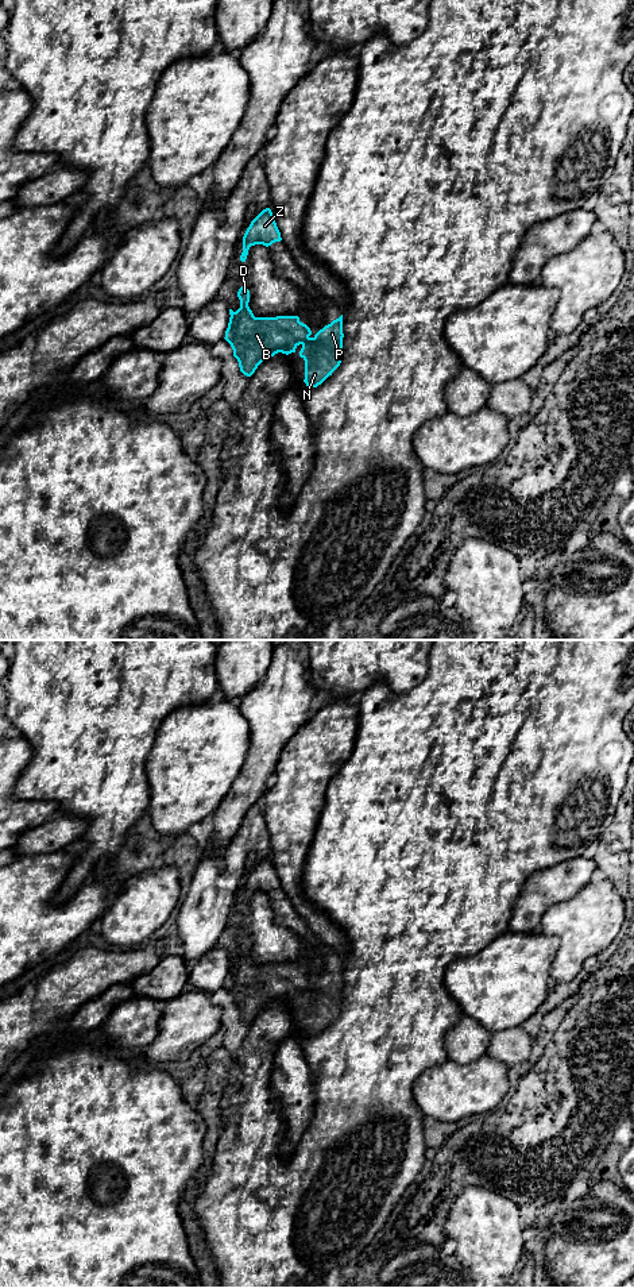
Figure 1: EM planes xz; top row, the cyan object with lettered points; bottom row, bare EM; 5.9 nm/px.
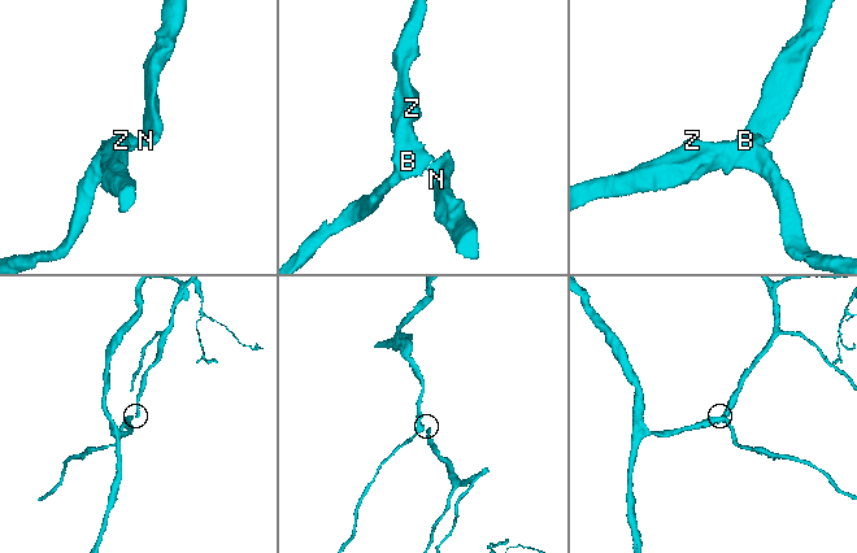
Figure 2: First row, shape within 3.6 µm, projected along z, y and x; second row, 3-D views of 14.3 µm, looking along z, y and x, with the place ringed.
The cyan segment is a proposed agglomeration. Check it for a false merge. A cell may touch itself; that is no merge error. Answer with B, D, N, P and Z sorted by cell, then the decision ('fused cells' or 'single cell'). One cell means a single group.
B D N P Z | single cell

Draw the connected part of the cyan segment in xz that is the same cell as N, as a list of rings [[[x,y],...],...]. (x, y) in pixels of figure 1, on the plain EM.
[[[246,934],[239,937],[237,945],[240,956],[236,960],[229,957],[231,965],[224,987],[231,992],[244,1023],[251,1025],[264,1007],[278,1000],[286,1003],[295,1000],[299,992],[302,994],[299,1004],[305,1009],[304,1030],[308,1036],[317,1036],[340,1014],[344,986],[343,963],[312,986],[310,976],[301,971],[298,964],[255,965],[248,955],[250,938]]]

